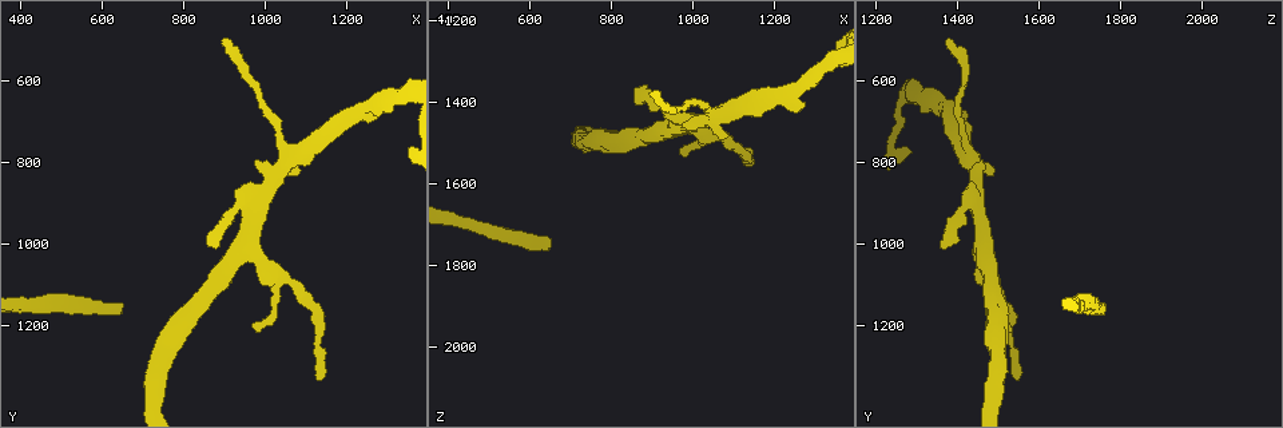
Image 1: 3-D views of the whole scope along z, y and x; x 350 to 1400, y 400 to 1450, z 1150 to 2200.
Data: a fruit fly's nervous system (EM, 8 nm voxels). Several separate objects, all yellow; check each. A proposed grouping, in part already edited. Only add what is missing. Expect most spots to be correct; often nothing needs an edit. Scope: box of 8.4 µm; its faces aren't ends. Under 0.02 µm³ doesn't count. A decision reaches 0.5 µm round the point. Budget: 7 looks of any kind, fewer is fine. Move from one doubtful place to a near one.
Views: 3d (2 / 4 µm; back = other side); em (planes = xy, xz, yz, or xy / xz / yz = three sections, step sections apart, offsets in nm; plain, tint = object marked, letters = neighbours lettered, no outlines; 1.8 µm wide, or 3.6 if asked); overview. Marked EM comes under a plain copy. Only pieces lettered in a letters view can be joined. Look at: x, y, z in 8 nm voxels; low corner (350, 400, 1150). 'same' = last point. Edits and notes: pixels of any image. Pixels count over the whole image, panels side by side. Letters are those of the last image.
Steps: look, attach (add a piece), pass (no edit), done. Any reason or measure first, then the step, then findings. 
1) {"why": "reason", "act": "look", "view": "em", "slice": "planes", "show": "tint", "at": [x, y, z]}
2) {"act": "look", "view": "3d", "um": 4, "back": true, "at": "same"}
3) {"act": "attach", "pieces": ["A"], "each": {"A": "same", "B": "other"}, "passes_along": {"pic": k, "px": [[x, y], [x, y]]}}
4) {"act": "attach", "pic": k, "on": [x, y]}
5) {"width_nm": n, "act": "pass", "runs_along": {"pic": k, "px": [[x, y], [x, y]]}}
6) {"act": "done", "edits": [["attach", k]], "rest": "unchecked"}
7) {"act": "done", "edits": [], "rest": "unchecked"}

{"why": "an open end", "act": "look", "view": "3d", "um": 4, "at": [885, 1005, 1360]}

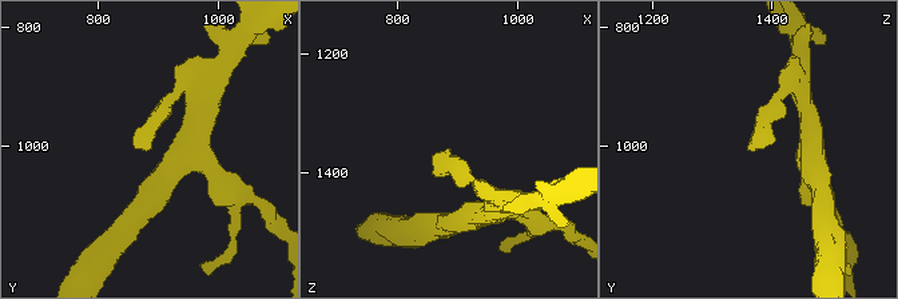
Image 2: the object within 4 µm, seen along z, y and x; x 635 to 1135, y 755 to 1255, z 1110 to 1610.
{"act": "look", "view": "em", "slice": "planes", "show": "letters", "at": [880, 1010, 1365]}

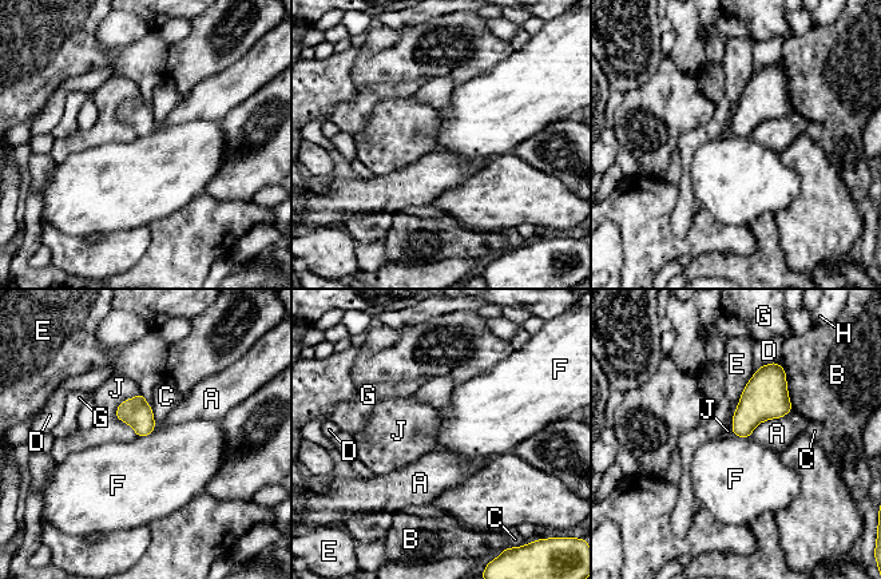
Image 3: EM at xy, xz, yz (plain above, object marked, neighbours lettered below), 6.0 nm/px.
{"longest_contact_nm": ["A", 320], "act": "pass", "each": {"A": "other", "B": "other", "C": "other", "D": "other", "E": "other", "F": "other", "G": "other", "H": "other", "J": "other"}, "found": "none of them fits"}

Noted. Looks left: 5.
{"why": "an open end", "act": "look", "view": "em", "slice": "planes", "show": "letters", "at": [900, 495, 1380]}

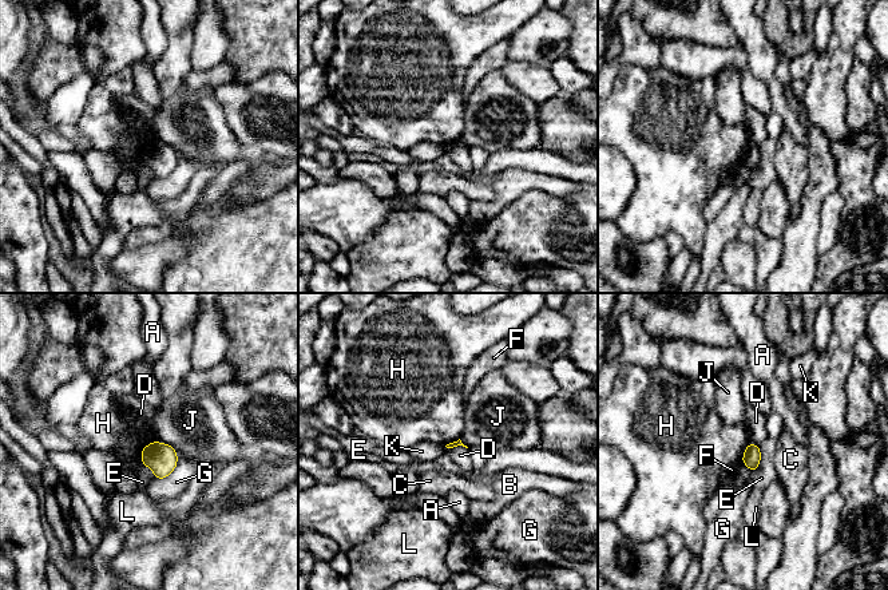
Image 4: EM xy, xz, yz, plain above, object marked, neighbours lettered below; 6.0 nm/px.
{"act": "pass", "each": {"A": "other", "B": "other", "C": "other", "D": "other", "E": "other", "F": "other", "G": "other", "H": "other", "J": "other", "K": "other", "L": "other"}, "border": {"pic": 4, "px": [[749, 442], [741, 460]]}, "found": "none of them fits"}

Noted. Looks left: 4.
{"why": "branch stops here", "act": "look", "view": "3d", "um": 2, "at": [650, 1140, 1765]}

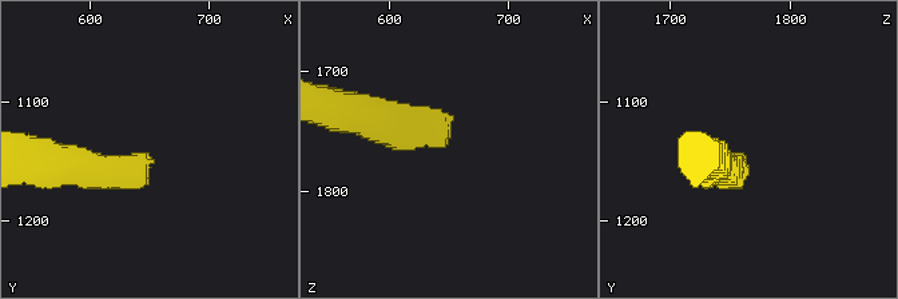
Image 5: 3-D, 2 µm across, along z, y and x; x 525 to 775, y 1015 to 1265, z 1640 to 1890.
{"act": "look", "view": "em", "slice": "xy", "step": 16, "show": "letters", "at": [648, 1146, 1764]}

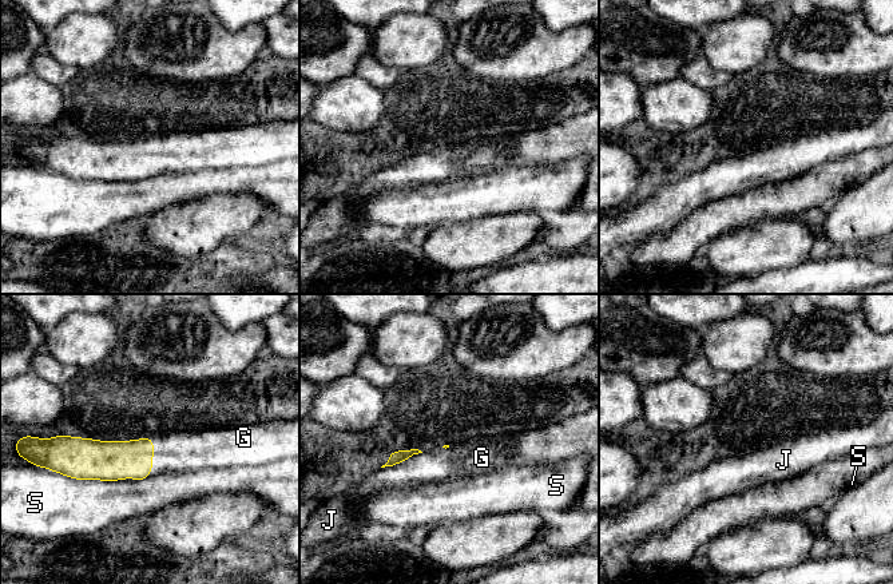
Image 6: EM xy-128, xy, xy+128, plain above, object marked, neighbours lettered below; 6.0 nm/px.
{"act": "attach", "pieces": ["G"], "each": {"G": "same", "J": "other", "S": "other"}, "passes_along": {"pic": 6, "px": [[114, 460], [153, 448], [177, 449]]}, "found": "it goes on there"}

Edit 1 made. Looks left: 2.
{"act": "done", "edits": [["attach", 6]], "rest": "unchecked"}

